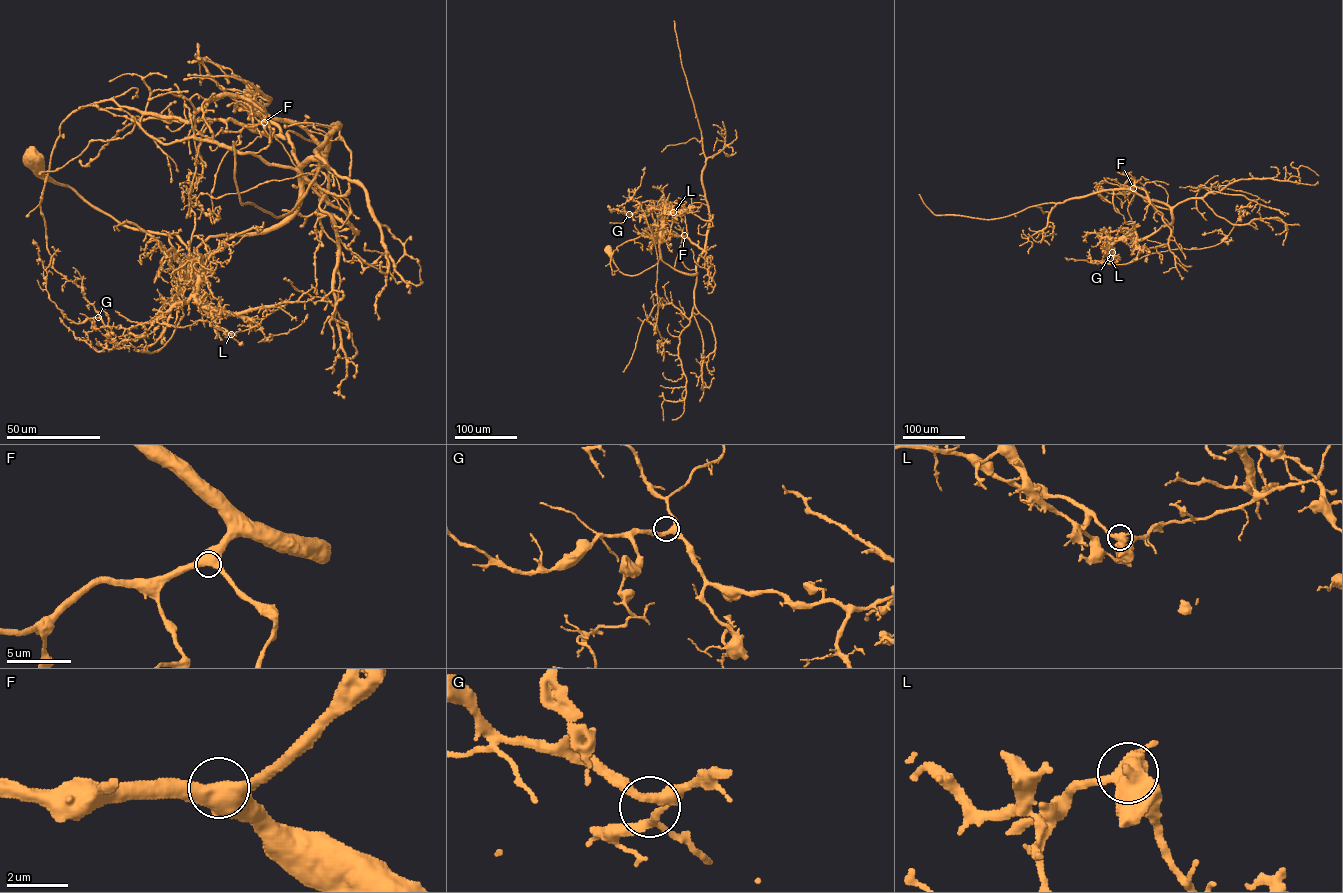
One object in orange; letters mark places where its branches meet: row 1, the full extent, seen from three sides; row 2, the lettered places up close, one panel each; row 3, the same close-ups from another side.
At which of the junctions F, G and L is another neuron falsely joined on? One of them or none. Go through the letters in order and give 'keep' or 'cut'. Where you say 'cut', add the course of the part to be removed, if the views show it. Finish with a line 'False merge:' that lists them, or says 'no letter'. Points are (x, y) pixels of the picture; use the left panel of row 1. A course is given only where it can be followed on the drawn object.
F: keep
G: keep
L: cut; foreign part runs (231, 334), (198, 320), (144, 323), (123, 335), (156, 352), (184, 316), (198, 152)
False merge: L

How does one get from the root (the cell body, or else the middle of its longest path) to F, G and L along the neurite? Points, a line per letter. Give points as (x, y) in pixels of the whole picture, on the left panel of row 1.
F: (34, 158), (191, 257), (210, 237), (277, 227), (322, 157), (299, 126), (264, 122)
G: (34, 158), (55, 182), (124, 225), (173, 233), (190, 253), (197, 283), (186, 301), (125, 329), (98, 317)
L: (34, 158), (49, 178), (124, 225), (173, 233), (190, 253), (189, 276), (197, 276), (197, 302), (231, 334)

